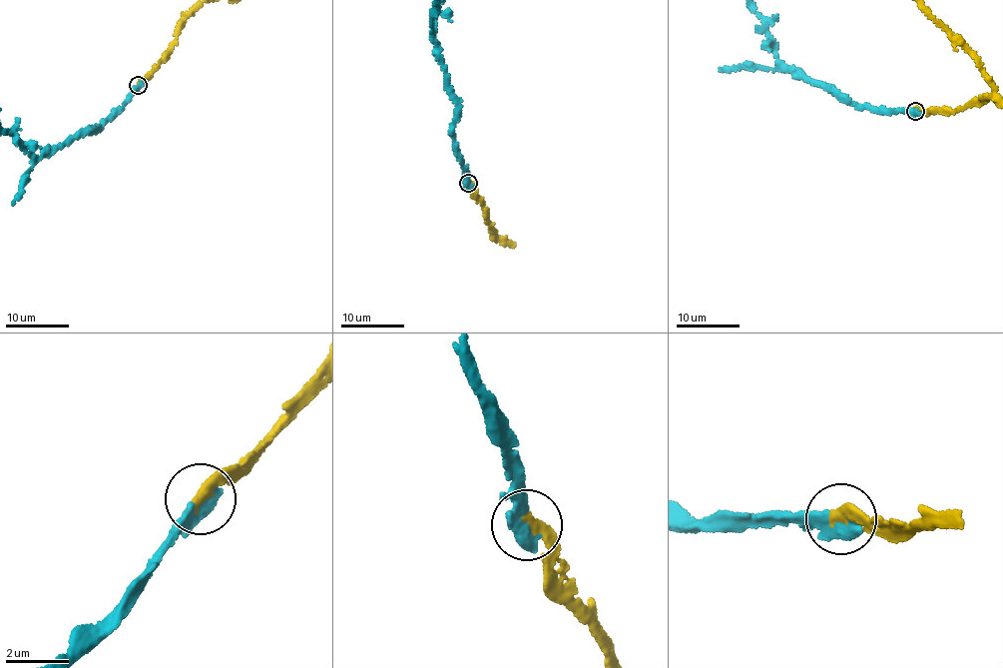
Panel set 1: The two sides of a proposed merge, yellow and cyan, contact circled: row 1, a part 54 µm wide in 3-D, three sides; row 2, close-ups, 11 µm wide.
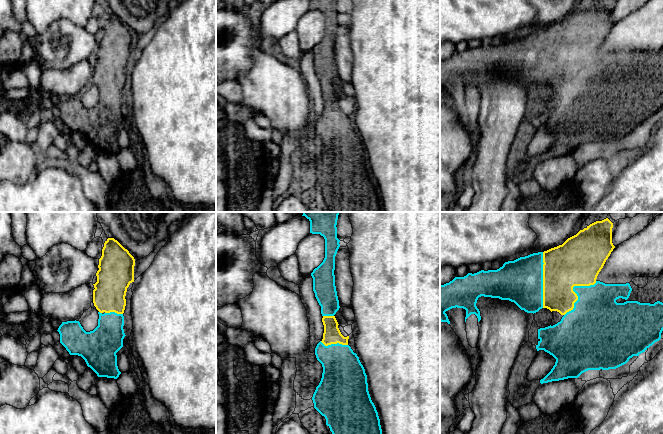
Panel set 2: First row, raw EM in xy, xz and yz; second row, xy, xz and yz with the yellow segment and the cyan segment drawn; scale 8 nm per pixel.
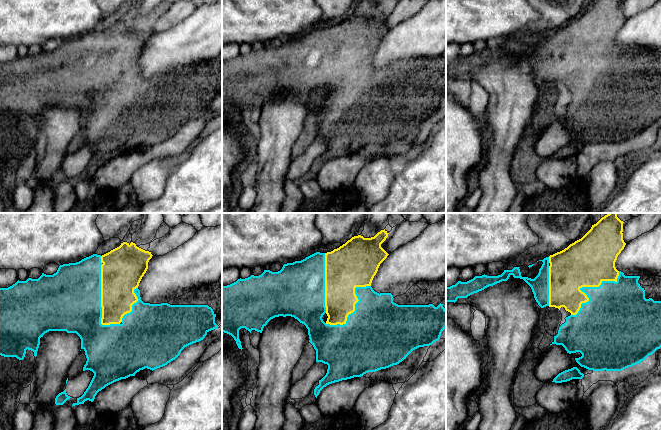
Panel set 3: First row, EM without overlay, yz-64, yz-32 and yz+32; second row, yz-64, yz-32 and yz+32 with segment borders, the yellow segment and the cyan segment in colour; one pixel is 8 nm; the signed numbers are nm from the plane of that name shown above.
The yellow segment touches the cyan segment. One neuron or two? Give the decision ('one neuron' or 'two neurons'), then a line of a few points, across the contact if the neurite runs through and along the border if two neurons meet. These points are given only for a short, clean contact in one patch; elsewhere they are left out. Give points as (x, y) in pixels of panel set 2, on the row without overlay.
one neuron

